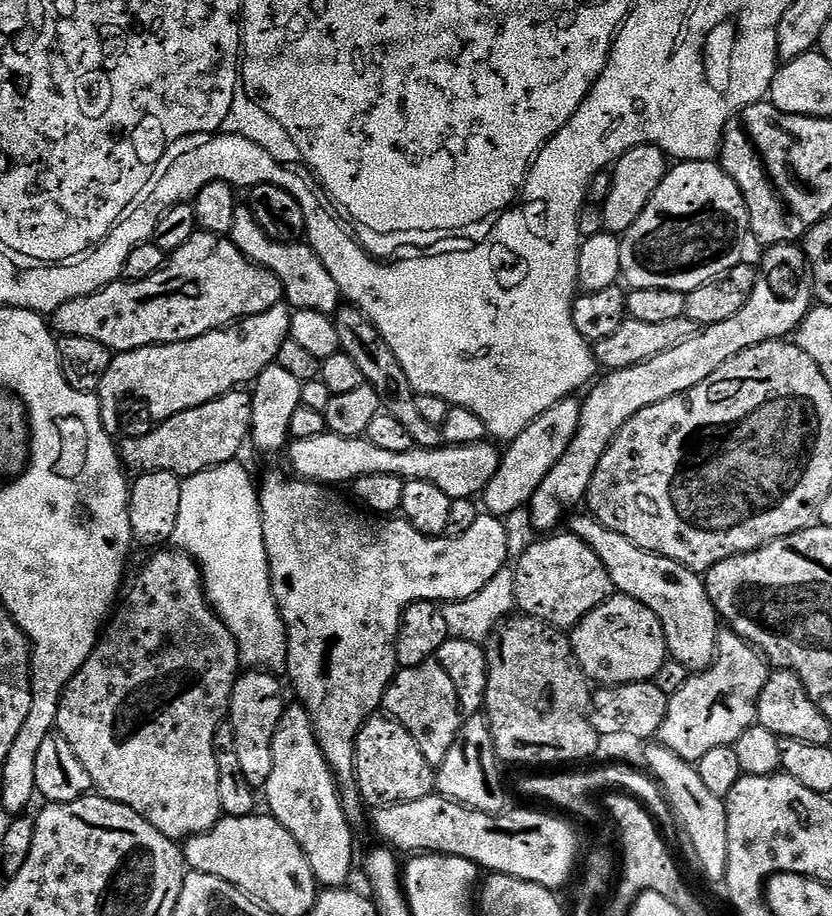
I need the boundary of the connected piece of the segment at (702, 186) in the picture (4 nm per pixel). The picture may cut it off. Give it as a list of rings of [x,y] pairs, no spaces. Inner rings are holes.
[[[686,160],[676,162],[669,167],[666,178],[662,178],[662,186],[658,186],[658,190],[654,190],[654,198],[650,198],[650,202],[646,202],[646,210],[642,210],[638,222],[634,222],[634,226],[630,226],[630,230],[623,233],[620,242],[620,270],[623,279],[625,281],[628,279],[629,282],[632,283],[631,287],[633,289],[661,288],[662,290],[678,290],[679,292],[687,294],[693,292],[698,286],[702,286],[702,282],[710,282],[714,278],[726,274],[726,270],[745,263],[744,243],[749,243],[749,240],[748,207],[742,198],[742,190],[738,190],[734,178],[727,176],[719,163],[710,160]]]

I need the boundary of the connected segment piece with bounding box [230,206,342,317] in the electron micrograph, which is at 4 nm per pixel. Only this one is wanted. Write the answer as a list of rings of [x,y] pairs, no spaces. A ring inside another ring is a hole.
[[[238,206],[234,210],[234,226],[232,227],[230,238],[246,258],[266,270],[270,270],[278,282],[282,282],[284,291],[284,300],[287,301],[293,309],[301,308],[302,310],[318,310],[322,314],[335,317],[336,313],[342,307],[342,297],[338,290],[338,282],[330,278],[330,270],[318,258],[318,254],[312,245],[307,242],[299,244],[287,244],[275,240],[266,234],[254,216],[251,208],[247,206]]]

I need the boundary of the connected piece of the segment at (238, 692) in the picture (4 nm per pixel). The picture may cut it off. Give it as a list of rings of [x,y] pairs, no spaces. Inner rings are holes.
[[[248,670],[237,680],[232,691],[232,701],[228,704],[227,719],[234,730],[234,746],[238,749],[238,763],[242,766],[242,774],[246,774],[246,782],[254,789],[263,789],[270,778],[270,770],[274,770],[274,734],[278,730],[278,722],[286,707],[284,692],[268,670]]]

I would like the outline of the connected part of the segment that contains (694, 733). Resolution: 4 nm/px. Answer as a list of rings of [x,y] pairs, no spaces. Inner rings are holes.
[[[731,630],[718,637],[716,661],[704,672],[689,675],[686,686],[669,696],[666,718],[655,739],[666,750],[674,750],[683,760],[701,760],[718,746],[735,745],[751,724],[756,723],[756,707],[770,675],[770,665],[748,641]]]

